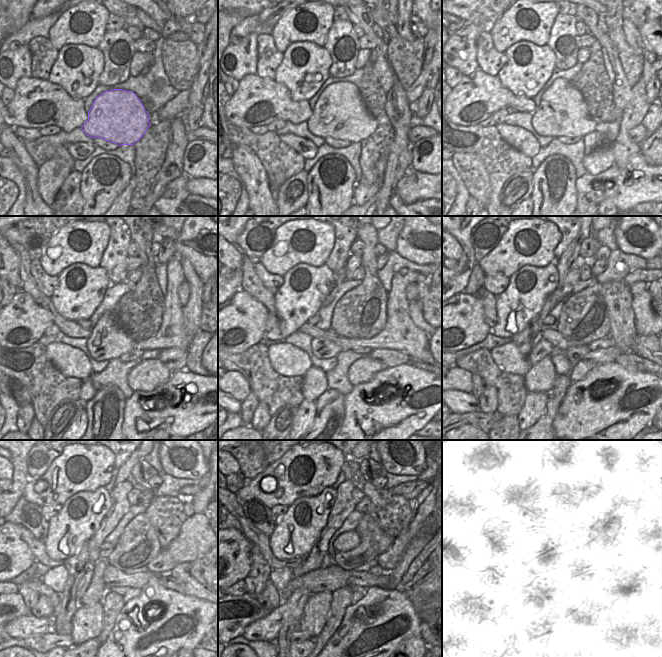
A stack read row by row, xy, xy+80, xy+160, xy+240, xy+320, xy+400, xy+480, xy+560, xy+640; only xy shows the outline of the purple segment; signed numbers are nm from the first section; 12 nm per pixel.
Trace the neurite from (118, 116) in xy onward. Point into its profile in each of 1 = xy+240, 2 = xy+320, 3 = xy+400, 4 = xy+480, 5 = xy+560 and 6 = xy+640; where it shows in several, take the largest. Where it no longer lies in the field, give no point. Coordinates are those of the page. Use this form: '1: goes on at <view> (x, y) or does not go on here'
1: goes on at xy+240 (106, 342)
2: goes on at xy+320 (321, 348)
3: goes on at xy+400 (543, 348)
4: goes on at xy+480 (85, 581)
5: goes on at xy+560 (266, 629)
6: goes on at xy+640 (515, 619)

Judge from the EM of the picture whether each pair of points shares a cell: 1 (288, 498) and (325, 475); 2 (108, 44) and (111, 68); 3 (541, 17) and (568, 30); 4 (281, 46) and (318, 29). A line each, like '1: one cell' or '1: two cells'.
1: one cell
2: one cell
3: two cells
4: one cell

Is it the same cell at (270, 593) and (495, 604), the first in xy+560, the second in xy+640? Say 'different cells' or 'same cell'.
different cells

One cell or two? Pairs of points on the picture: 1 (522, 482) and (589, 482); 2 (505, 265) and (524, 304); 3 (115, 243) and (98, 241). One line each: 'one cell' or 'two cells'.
1: two cells
2: two cells
3: two cells

